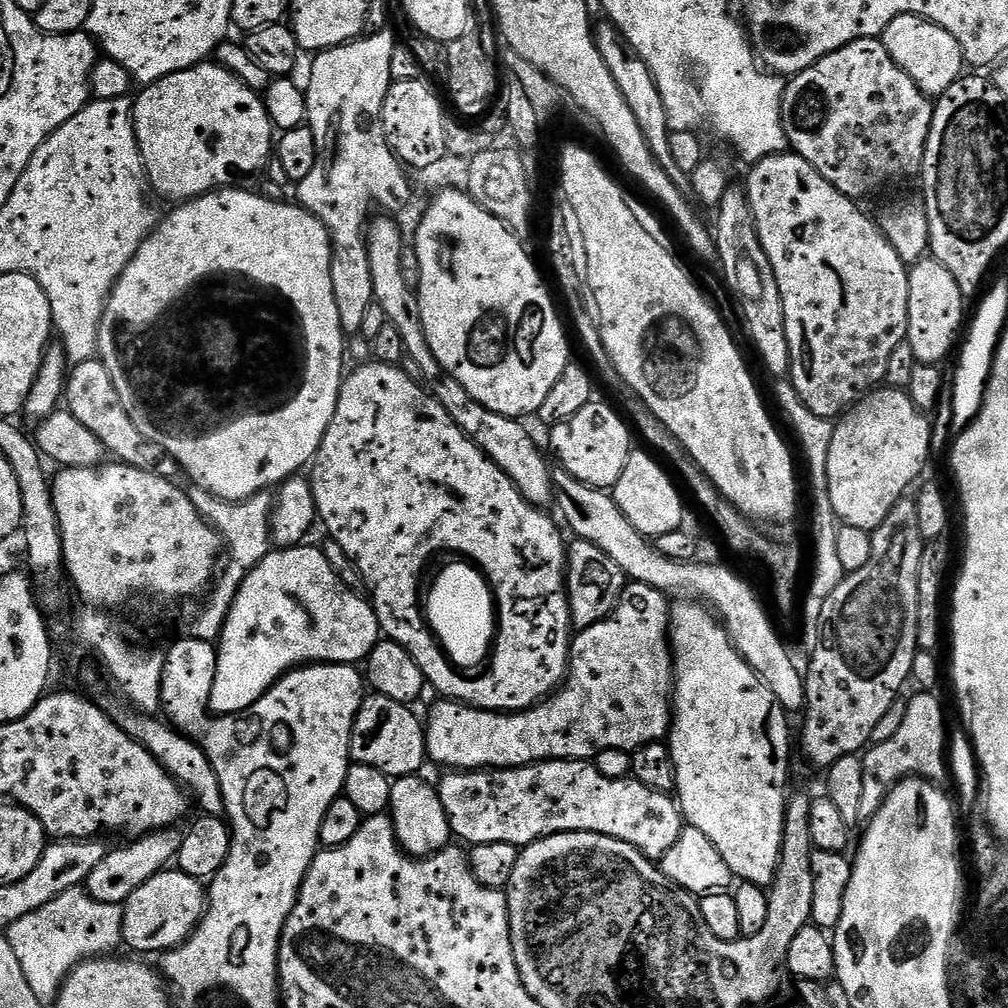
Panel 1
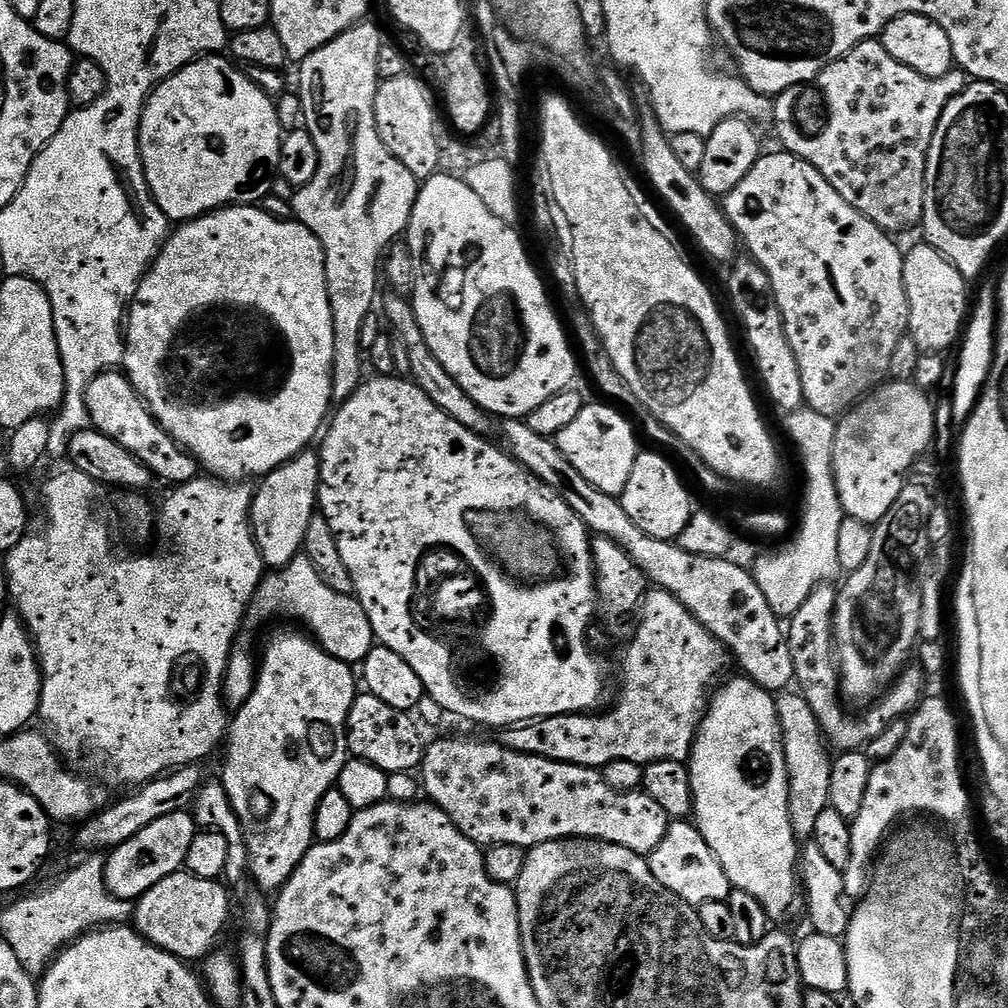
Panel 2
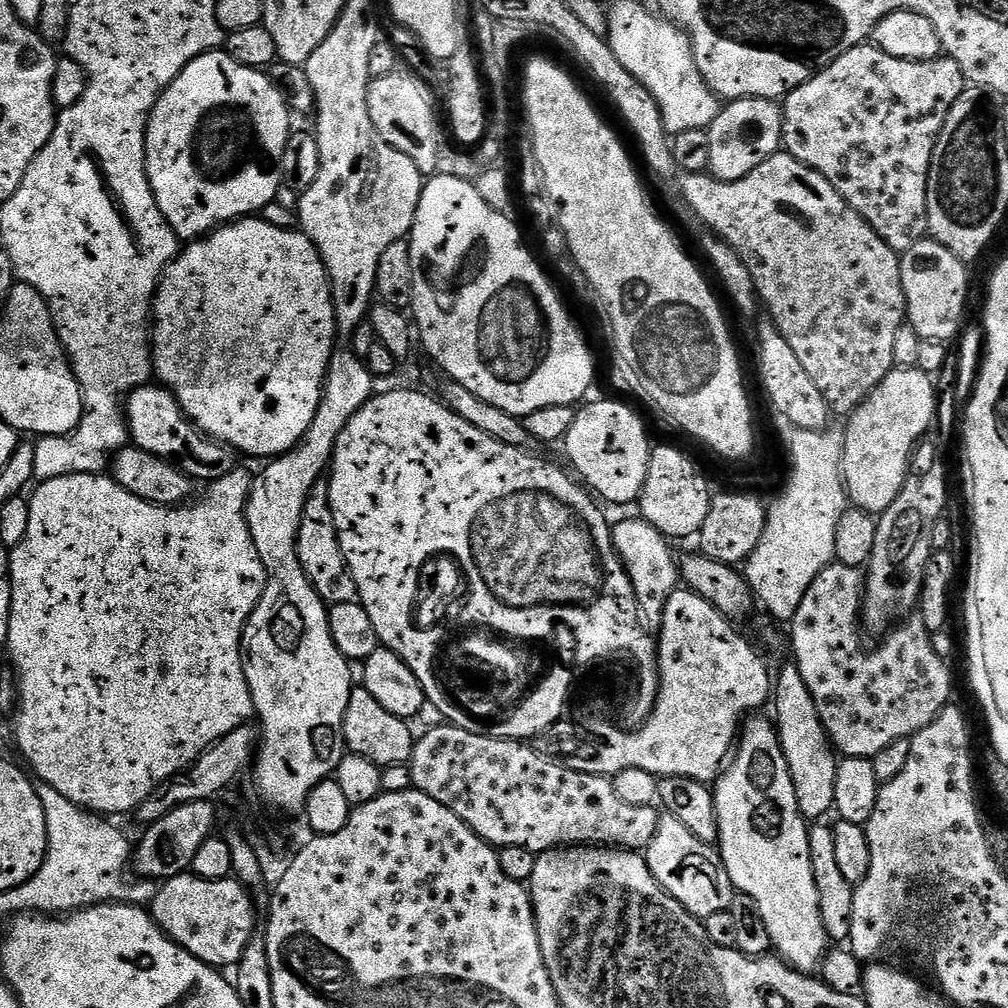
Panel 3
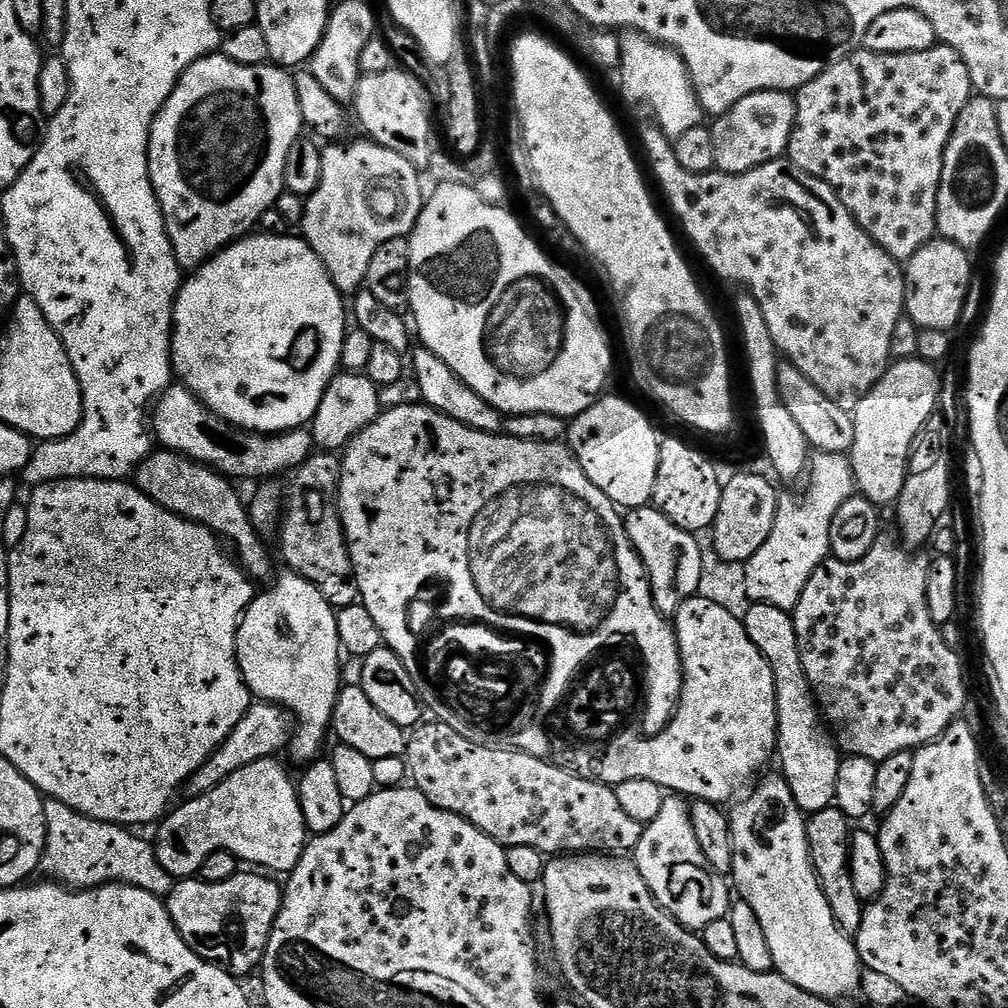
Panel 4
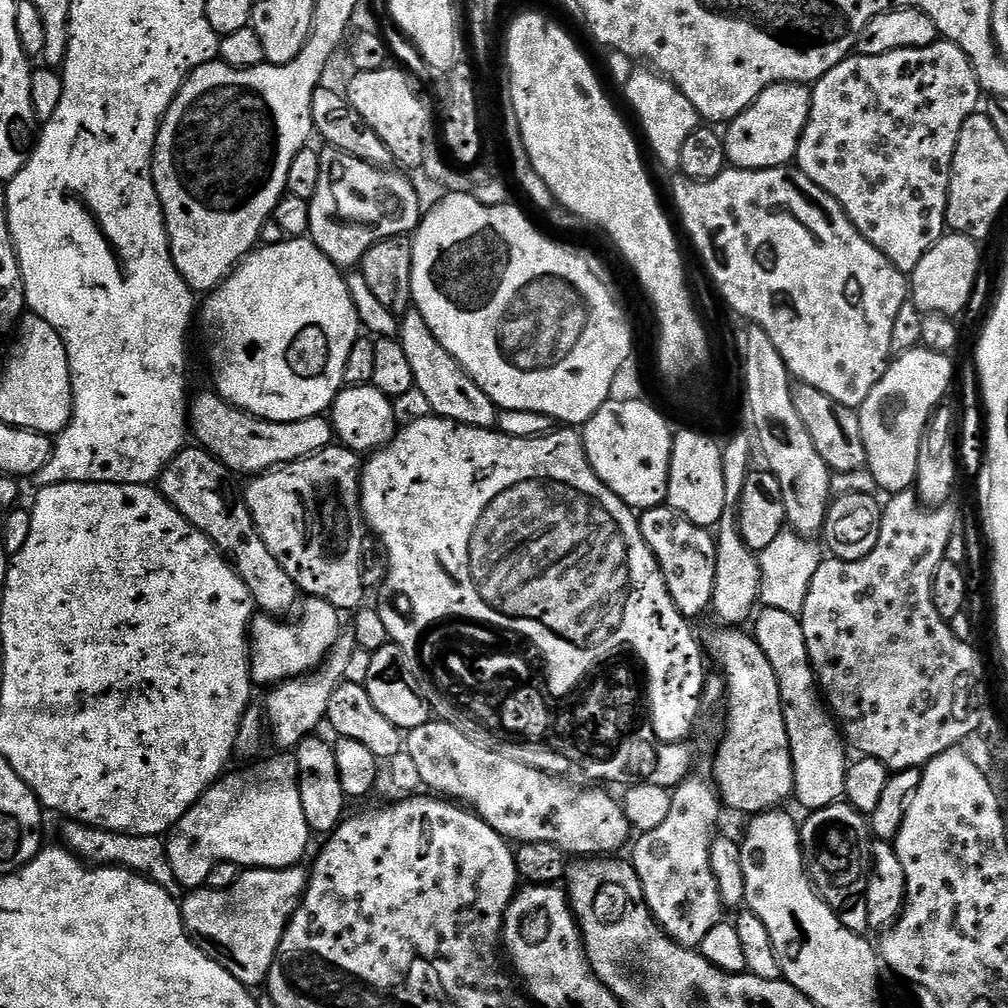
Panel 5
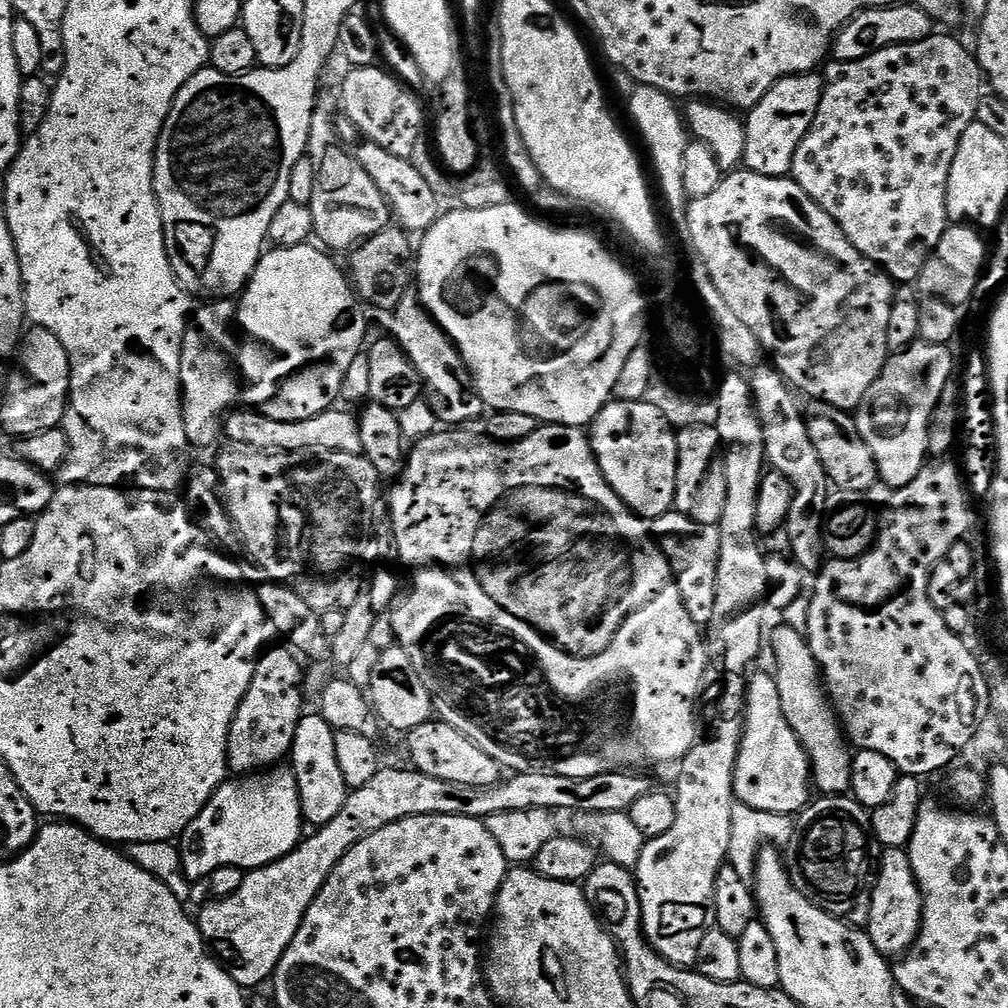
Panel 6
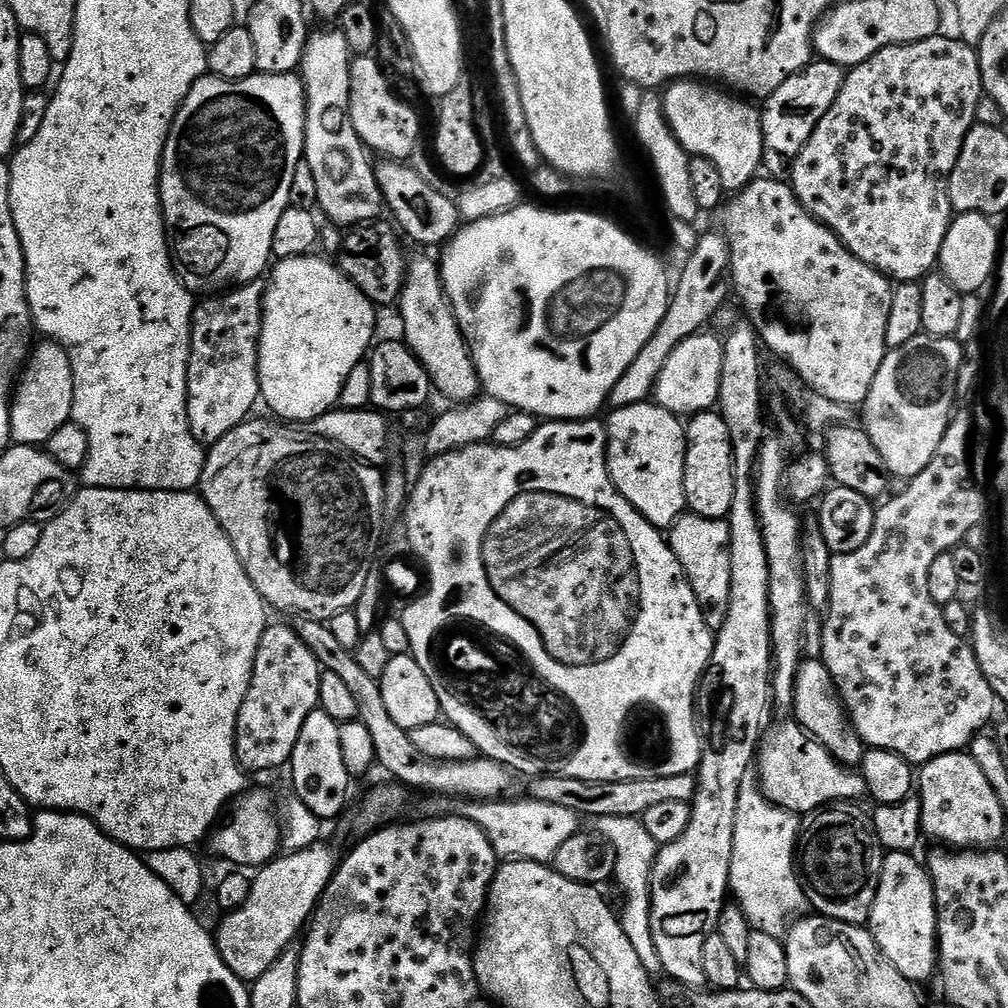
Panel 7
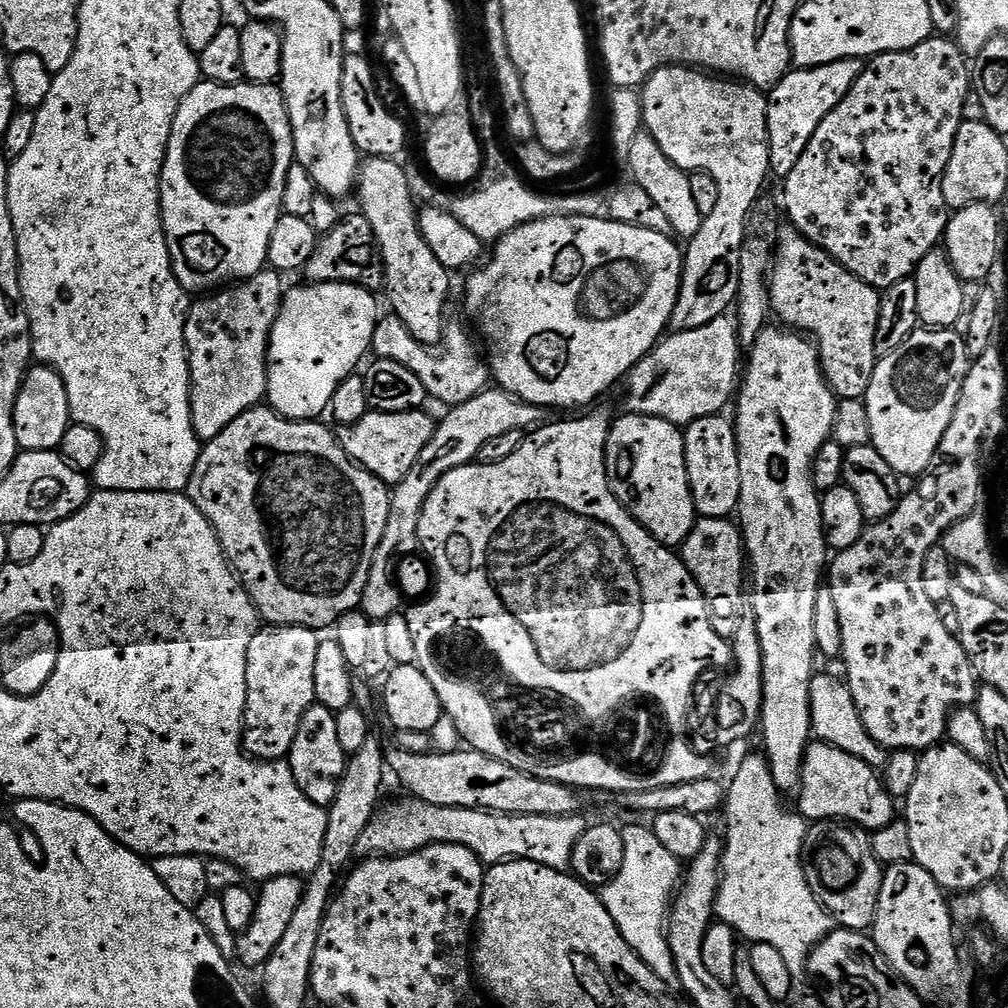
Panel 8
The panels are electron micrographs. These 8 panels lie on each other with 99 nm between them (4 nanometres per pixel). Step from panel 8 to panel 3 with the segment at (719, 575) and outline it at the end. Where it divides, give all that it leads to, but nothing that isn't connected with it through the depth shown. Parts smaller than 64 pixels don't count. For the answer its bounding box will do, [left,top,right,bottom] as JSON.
[611,518,681,622]

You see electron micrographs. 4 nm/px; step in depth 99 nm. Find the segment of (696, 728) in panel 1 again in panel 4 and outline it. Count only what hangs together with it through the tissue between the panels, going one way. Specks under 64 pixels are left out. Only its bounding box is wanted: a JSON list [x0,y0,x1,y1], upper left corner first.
[730,775,862,1002]

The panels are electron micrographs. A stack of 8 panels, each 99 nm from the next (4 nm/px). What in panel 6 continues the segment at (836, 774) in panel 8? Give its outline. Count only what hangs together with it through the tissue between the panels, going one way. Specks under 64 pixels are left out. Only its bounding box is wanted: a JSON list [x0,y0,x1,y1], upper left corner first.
[732,672,814,817]

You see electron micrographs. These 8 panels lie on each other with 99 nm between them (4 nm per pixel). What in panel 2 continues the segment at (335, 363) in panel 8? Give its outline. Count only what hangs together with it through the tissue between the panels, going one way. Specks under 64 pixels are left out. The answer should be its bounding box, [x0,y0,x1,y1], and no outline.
[122,206,334,482]

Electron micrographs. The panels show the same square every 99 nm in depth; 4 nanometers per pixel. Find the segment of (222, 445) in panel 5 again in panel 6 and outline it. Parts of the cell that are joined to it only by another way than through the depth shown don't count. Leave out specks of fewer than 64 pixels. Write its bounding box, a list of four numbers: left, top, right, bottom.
[223,407,362,454]

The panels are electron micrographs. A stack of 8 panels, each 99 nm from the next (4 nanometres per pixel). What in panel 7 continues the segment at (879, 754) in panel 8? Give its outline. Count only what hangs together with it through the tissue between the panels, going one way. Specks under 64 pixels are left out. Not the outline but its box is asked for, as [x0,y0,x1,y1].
[791,659,866,769]

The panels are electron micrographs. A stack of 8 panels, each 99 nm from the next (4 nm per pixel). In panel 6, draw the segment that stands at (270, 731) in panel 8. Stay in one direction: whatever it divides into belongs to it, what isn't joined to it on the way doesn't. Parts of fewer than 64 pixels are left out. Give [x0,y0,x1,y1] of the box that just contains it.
[228,647,306,774]

